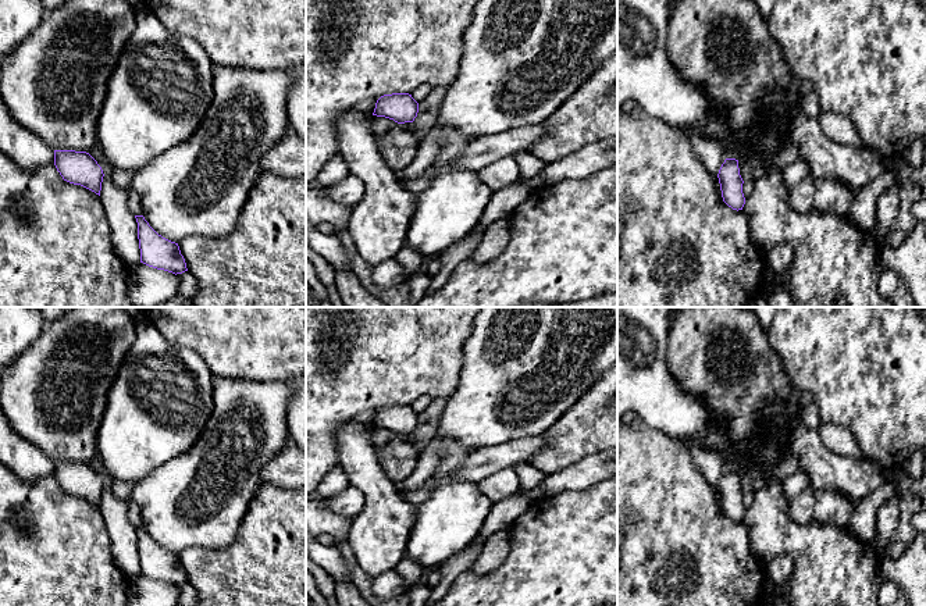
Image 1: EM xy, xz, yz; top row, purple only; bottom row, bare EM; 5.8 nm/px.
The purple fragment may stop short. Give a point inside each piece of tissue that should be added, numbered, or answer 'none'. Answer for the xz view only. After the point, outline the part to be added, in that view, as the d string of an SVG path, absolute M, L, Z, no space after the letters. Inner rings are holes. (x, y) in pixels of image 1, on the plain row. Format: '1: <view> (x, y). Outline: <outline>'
none

